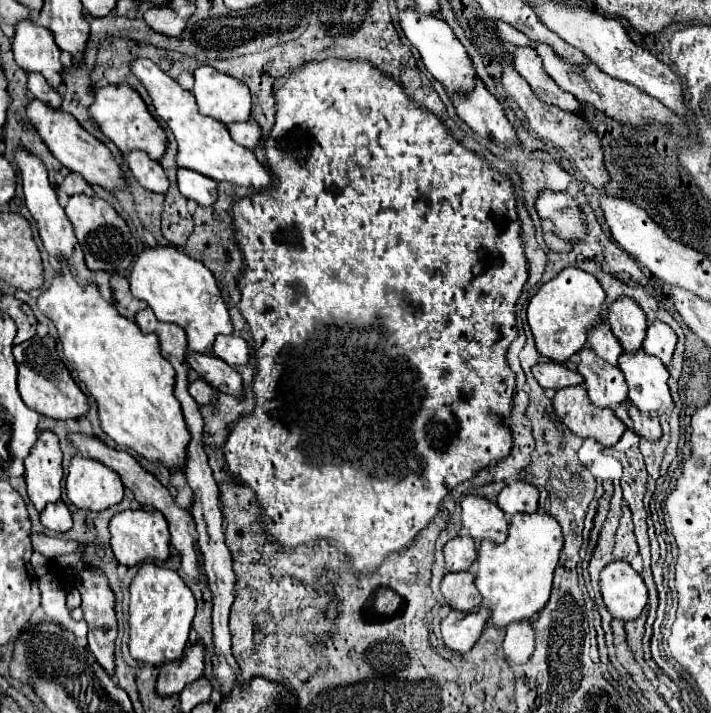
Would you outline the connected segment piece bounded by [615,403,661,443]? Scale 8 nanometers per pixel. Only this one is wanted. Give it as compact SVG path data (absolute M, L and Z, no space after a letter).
M623 403L623 407L615 409L615 415L627 425L627 429L635 431L639 437L655 443L661 439L661 427L657 415L639 415L631 403Z

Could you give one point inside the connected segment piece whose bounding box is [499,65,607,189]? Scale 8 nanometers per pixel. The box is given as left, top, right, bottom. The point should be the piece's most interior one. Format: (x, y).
(568, 131)

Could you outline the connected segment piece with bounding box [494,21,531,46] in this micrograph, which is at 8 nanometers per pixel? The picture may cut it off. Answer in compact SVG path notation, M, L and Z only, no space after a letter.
M494 21L494 24L498 30L499 37L501 37L503 41L507 41L507 43L511 43L514 46L531 45L529 38L511 25L502 21Z

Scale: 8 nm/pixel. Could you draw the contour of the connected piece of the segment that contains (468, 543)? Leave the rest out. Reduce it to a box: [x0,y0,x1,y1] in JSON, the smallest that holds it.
[443,537,477,573]

